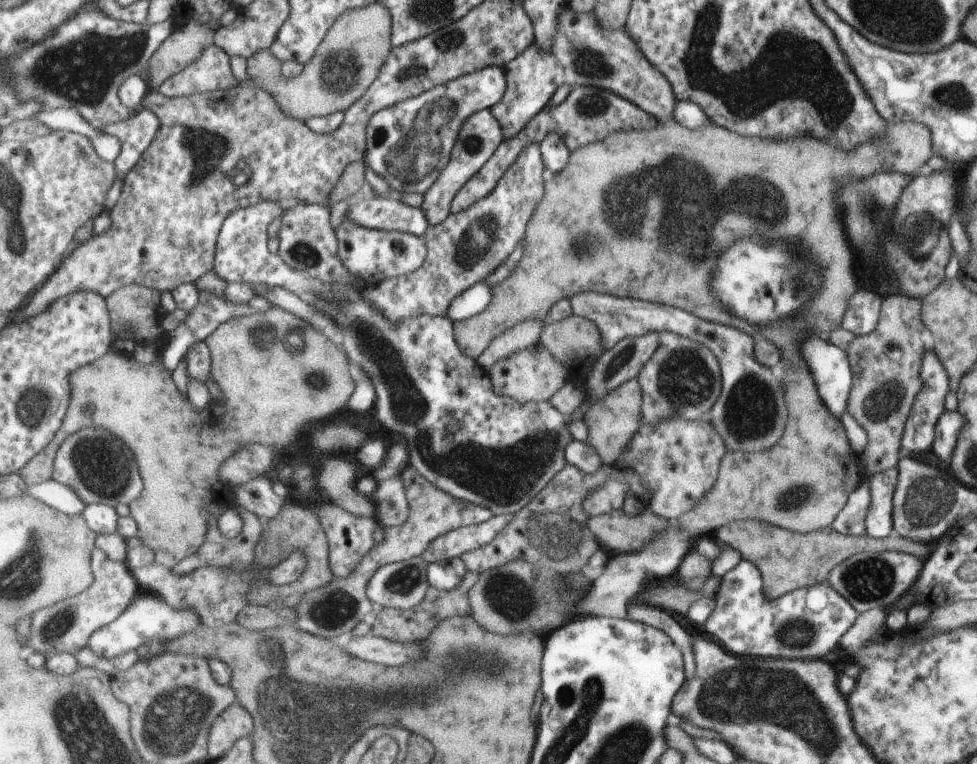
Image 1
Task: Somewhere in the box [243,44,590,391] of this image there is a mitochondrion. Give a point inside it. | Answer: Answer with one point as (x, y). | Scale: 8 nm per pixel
(417, 157)

